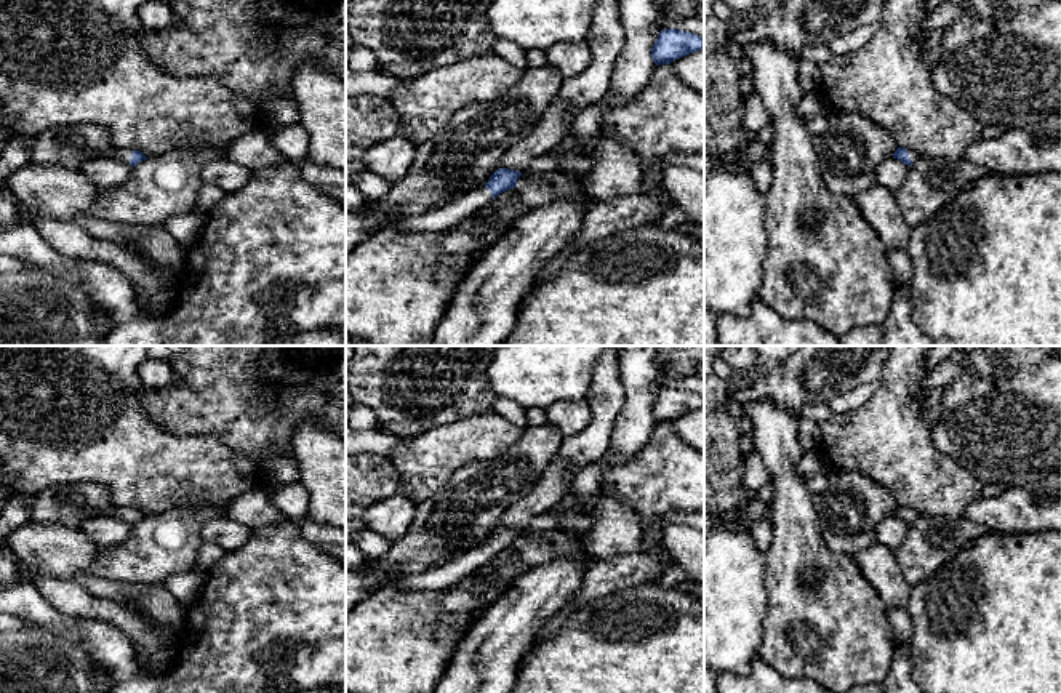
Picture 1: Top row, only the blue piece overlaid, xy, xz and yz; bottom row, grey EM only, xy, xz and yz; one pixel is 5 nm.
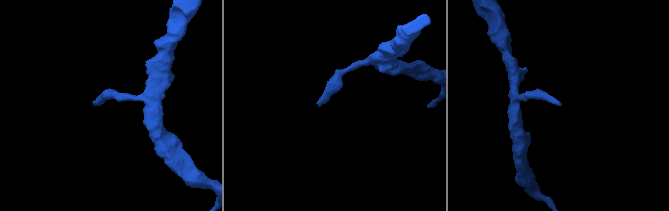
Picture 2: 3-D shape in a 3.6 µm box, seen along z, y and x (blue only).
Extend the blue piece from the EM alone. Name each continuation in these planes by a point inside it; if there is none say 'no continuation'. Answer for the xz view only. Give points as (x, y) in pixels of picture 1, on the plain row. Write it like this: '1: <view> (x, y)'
1: xz (456, 568)

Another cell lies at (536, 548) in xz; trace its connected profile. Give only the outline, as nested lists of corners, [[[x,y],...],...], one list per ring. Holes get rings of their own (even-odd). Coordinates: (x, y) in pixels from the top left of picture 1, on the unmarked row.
[[[541,530],[535,533],[522,531],[517,538],[517,544],[509,549],[515,549],[523,563],[531,568],[547,562],[555,552],[570,555],[578,547],[576,539],[565,535],[562,530]]]

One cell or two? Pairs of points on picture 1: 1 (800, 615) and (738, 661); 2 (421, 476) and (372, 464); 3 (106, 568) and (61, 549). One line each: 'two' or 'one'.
1: two
2: two
3: two

